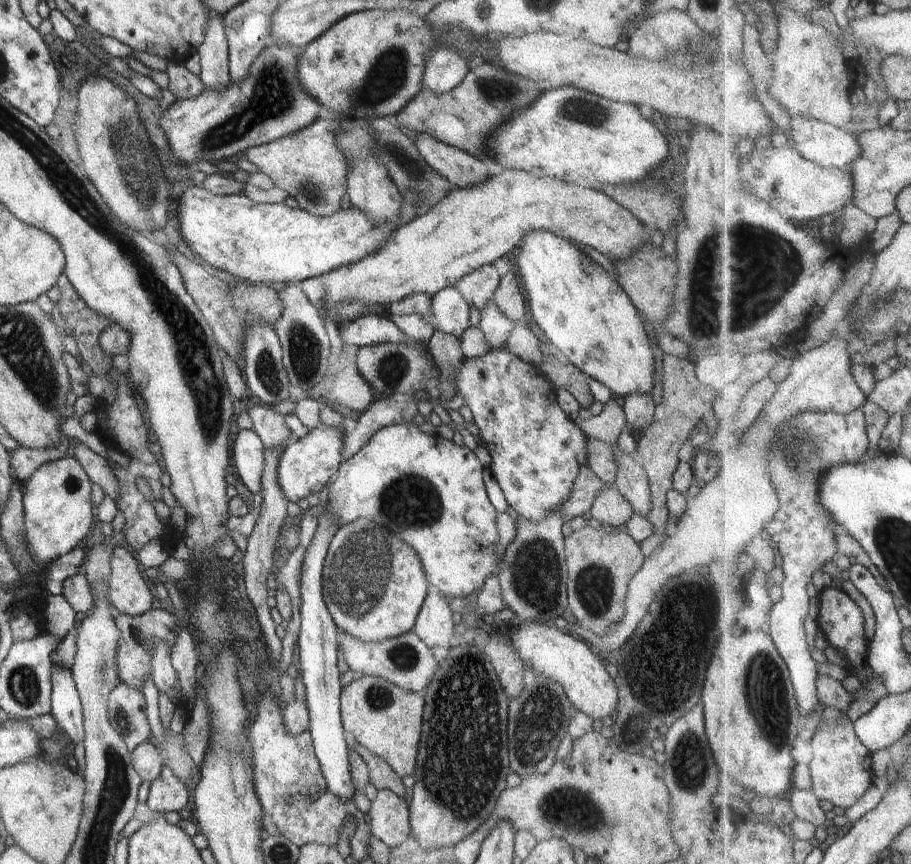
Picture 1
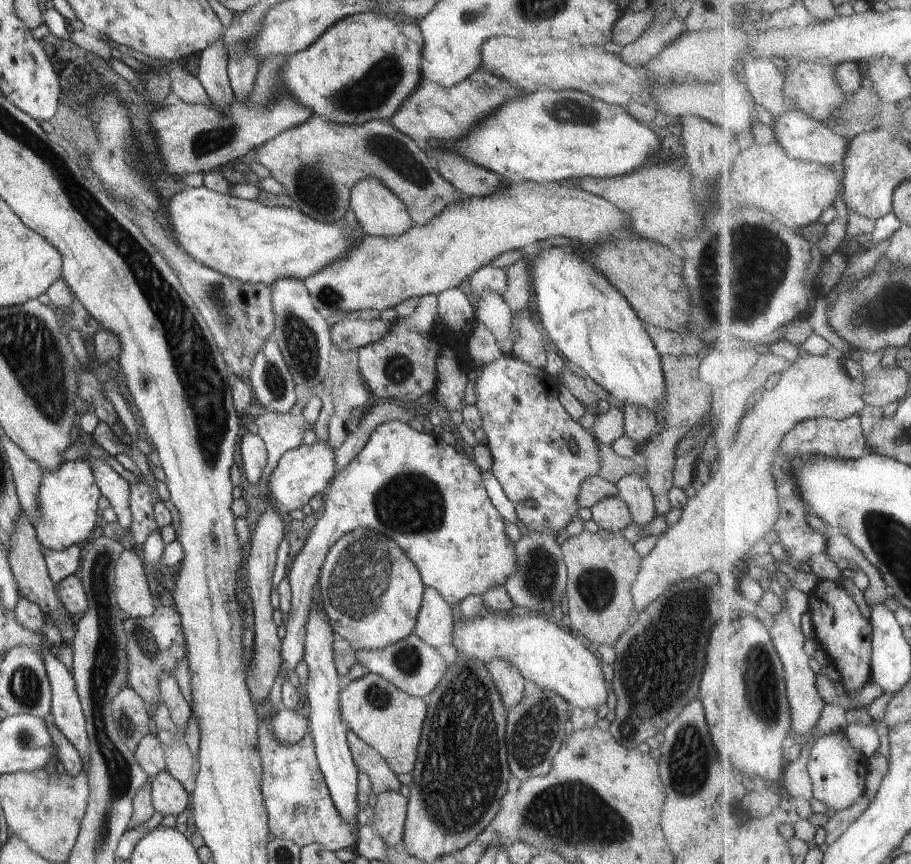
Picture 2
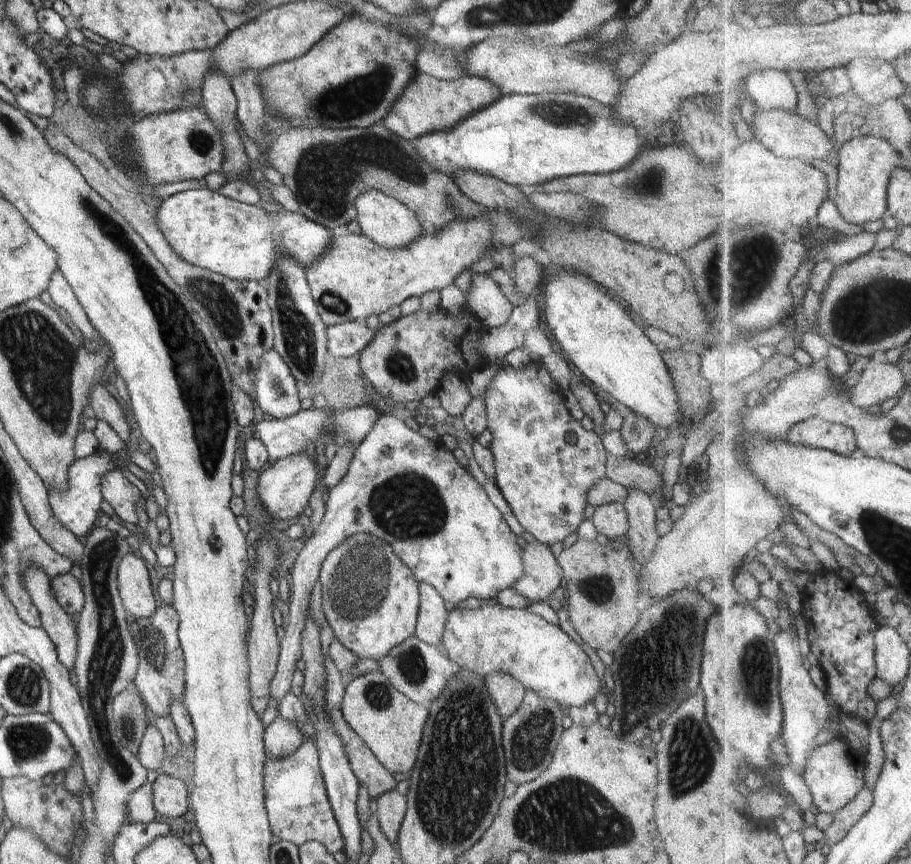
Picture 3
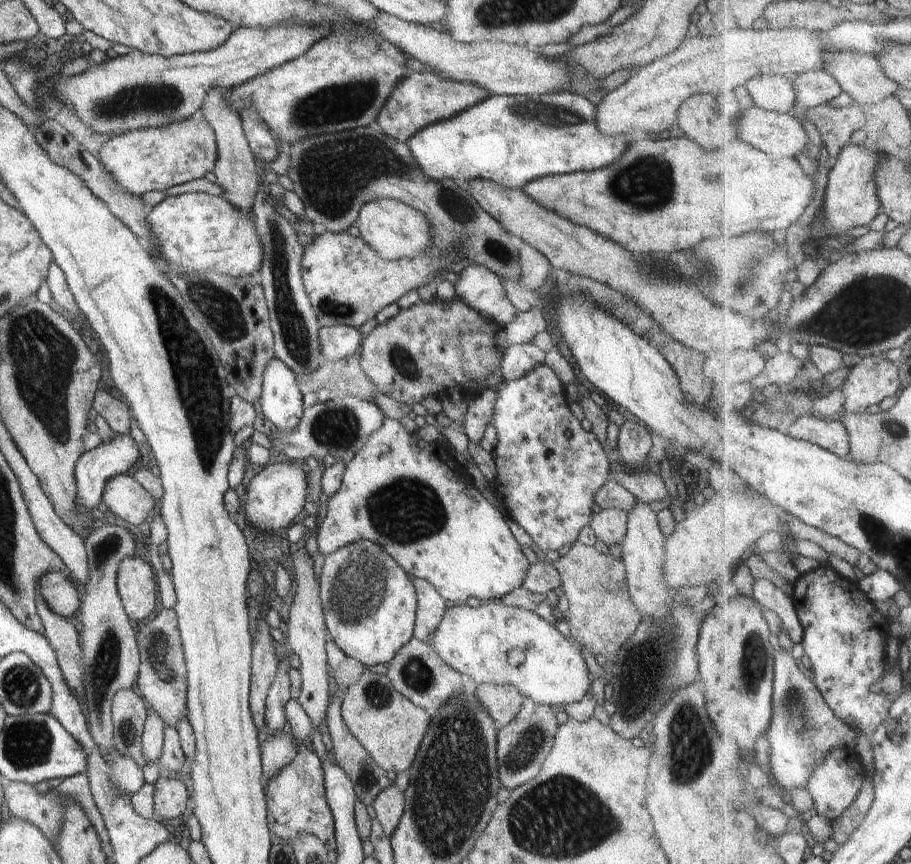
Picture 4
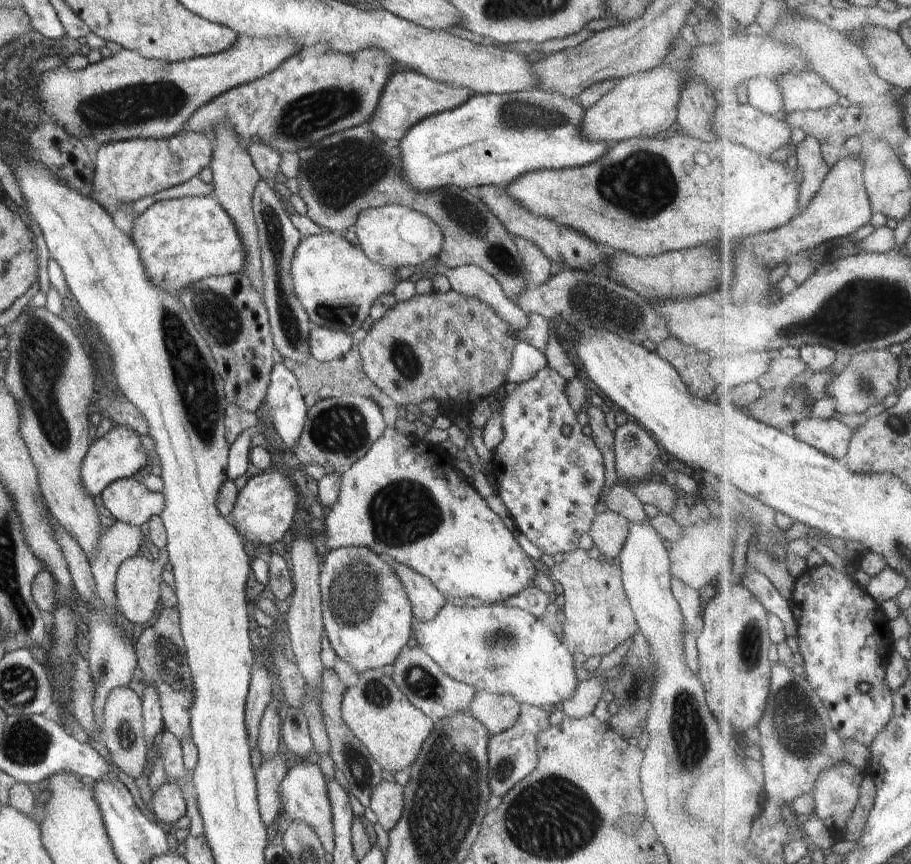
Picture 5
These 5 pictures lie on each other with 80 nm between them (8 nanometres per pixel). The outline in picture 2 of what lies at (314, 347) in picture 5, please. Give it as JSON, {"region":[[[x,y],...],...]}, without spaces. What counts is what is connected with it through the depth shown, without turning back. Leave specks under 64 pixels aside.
{"region":[[[358,318],[342,319],[330,329],[334,351],[341,353],[357,351],[380,340],[390,329],[392,324],[381,319],[374,322]]]}

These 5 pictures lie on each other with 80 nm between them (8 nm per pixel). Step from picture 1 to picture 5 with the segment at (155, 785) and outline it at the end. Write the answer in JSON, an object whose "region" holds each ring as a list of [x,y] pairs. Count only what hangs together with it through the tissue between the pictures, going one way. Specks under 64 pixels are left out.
{"region":[[[163,784],[154,790],[152,811],[161,823],[173,826],[186,815],[185,794],[178,784]]]}

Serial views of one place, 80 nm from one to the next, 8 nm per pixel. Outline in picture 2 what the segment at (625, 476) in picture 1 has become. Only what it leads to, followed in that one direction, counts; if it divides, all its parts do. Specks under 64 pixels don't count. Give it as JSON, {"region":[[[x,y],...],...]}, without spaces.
{"region":[[[628,475],[620,479],[616,486],[619,497],[629,508],[632,522],[644,529],[657,515],[652,491],[646,484],[646,480],[638,475]]]}

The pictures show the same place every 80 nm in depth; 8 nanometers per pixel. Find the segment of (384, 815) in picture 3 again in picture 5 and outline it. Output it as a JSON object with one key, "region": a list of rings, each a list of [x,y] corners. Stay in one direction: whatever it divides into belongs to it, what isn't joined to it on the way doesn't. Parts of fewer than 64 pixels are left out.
{"region":[[[382,781],[370,796],[369,808],[376,814],[376,821],[390,831],[400,820],[403,804],[403,786],[396,782]]]}

